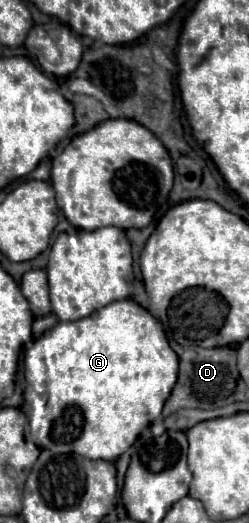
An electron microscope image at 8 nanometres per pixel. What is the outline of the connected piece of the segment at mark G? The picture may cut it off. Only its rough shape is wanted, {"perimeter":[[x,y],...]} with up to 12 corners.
{"perimeter":[[134,300],[26,351],[38,448],[114,462],[178,356]]}

